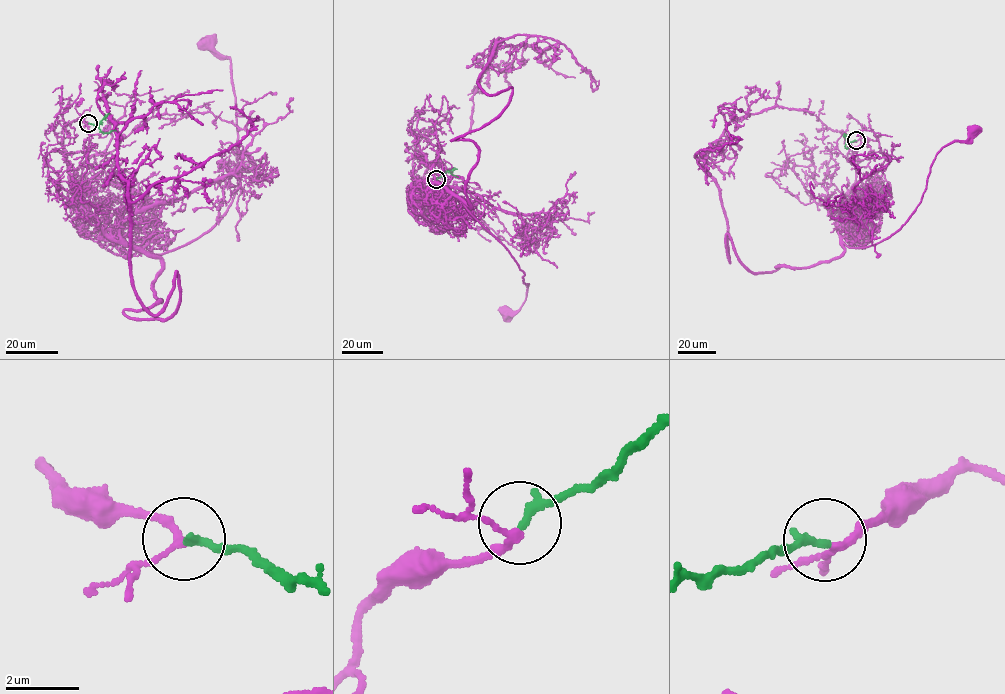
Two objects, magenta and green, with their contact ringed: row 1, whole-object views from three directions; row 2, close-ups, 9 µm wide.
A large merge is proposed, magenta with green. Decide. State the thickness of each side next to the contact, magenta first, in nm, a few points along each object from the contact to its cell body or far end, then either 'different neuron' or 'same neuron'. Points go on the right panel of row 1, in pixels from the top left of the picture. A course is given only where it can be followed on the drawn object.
170 nm thick on the magenta side, 240 nm on the other; magenta runs (856, 140), (868, 138), (836, 226), (860, 248), (905, 222), (936, 154), (972, 129); green runs (856, 140), (847, 142), (844, 146), (847, 148); same neuron

